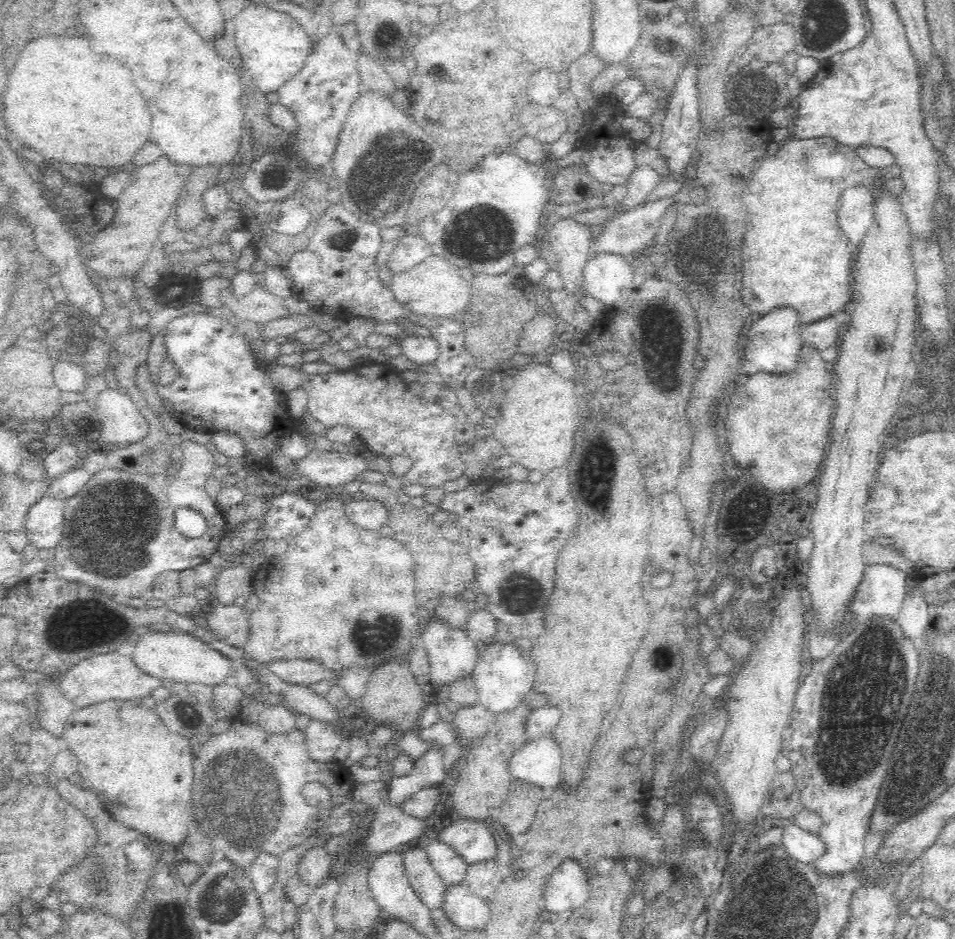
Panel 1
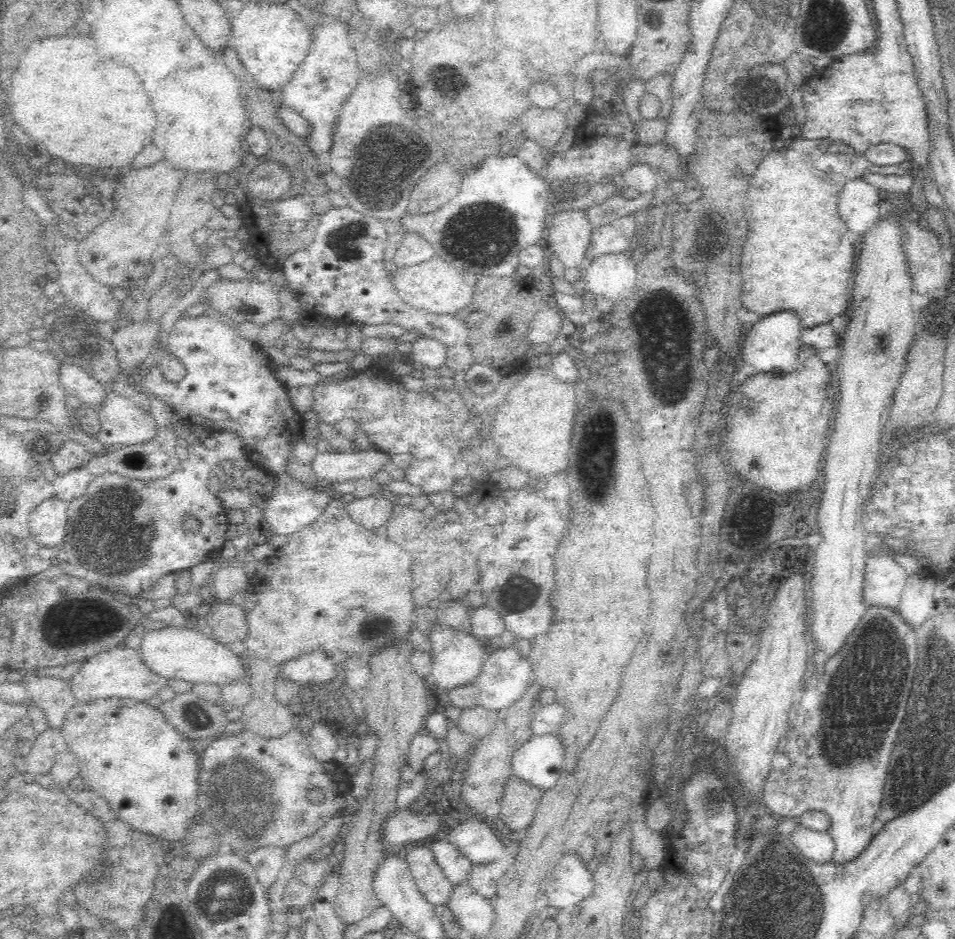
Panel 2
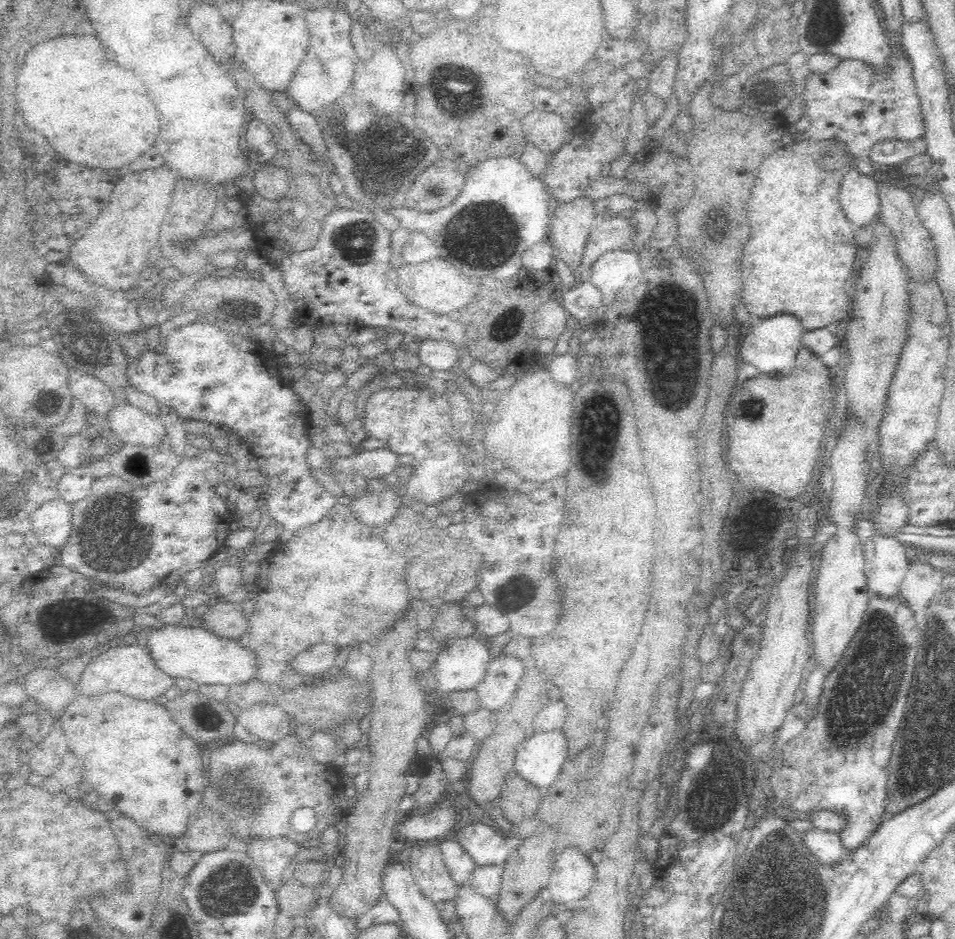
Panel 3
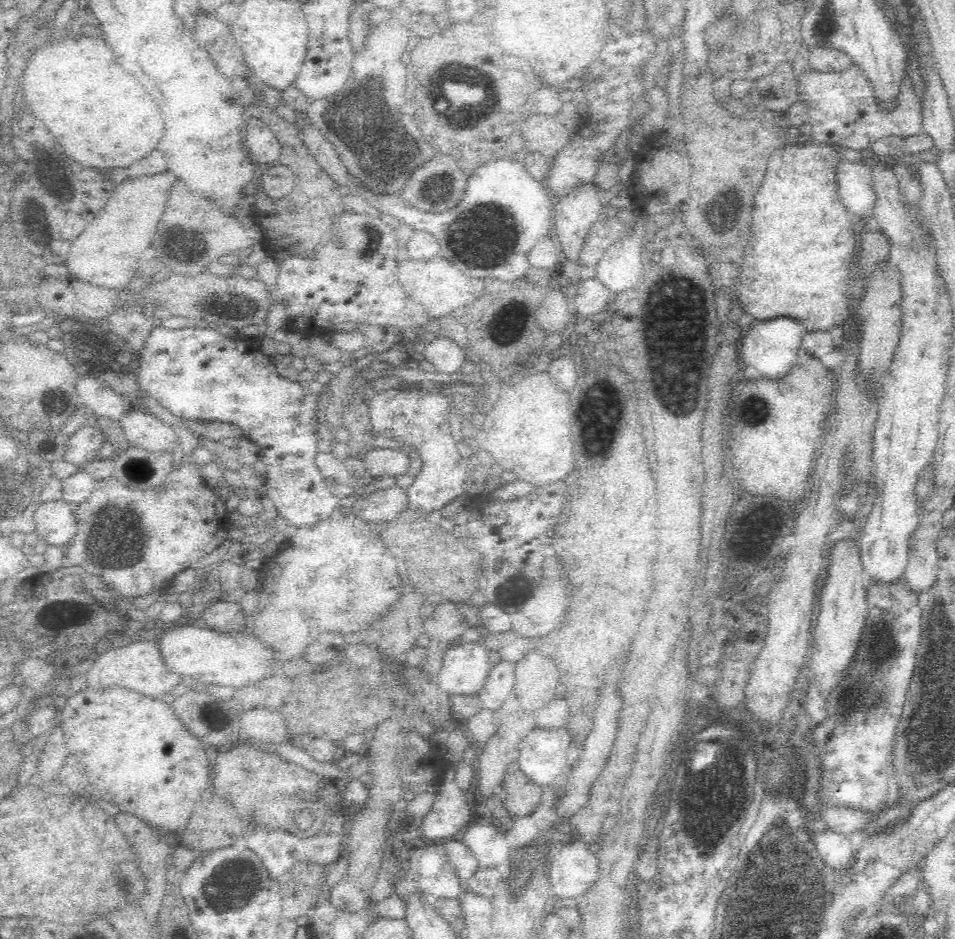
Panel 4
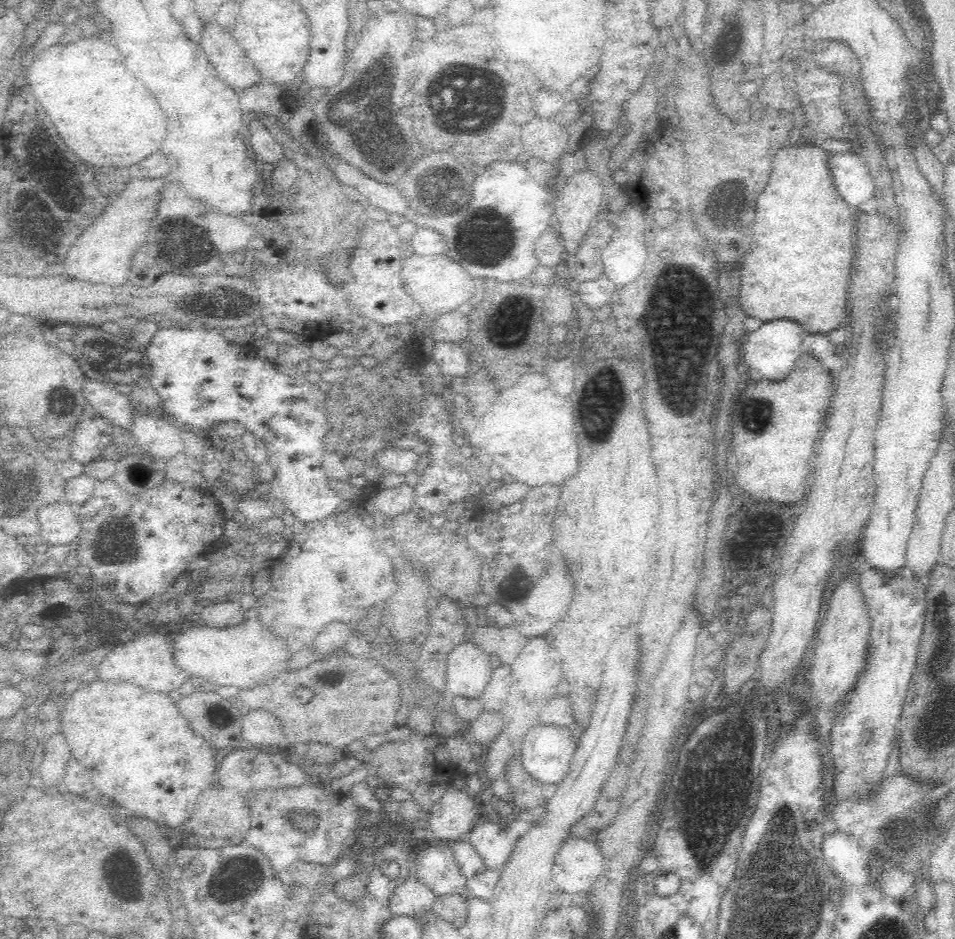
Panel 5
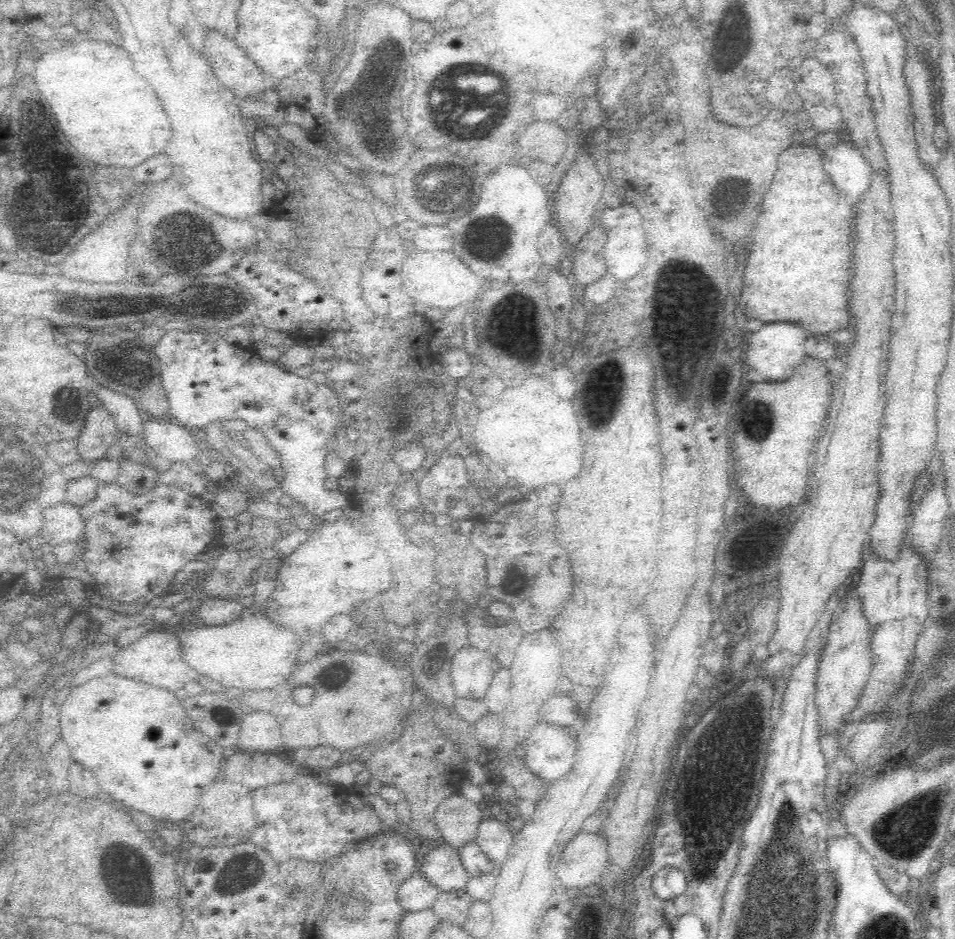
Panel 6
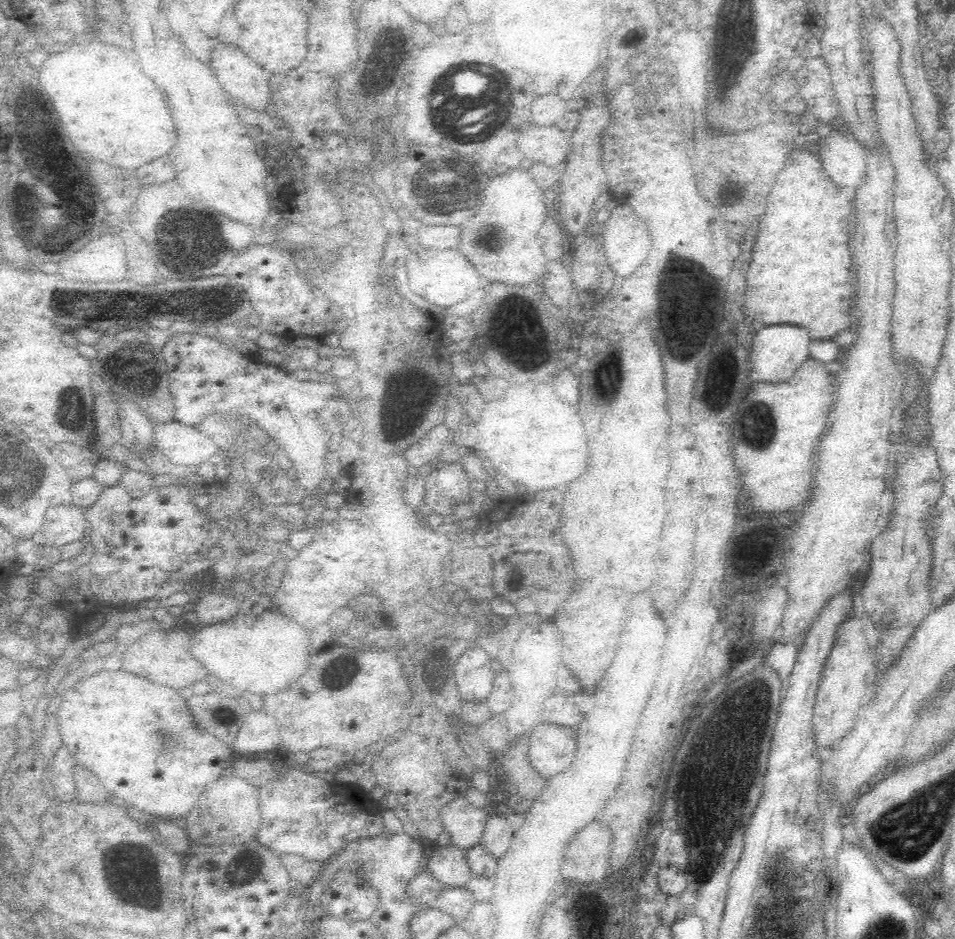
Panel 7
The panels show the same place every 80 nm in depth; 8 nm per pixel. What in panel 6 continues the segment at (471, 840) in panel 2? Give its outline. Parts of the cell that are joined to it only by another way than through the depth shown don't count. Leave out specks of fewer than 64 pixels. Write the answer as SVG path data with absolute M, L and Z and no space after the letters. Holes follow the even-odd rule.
M486 813L484 819L479 824L479 833L474 842L480 846L482 852L488 856L492 862L502 862L506 858L510 844L512 844L512 832L510 828L494 818L488 818L492 813Z

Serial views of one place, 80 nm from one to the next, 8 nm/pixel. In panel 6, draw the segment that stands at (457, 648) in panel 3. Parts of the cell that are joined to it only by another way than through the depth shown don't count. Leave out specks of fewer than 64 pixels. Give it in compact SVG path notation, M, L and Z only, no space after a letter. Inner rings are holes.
M462 648L453 656L450 676L460 698L484 698L494 670L492 658L476 648Z

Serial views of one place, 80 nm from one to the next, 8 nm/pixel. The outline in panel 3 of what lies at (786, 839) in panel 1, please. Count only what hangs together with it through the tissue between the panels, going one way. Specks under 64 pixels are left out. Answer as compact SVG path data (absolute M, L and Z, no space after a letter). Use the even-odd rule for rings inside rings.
M813 828L803 833L803 840L813 854L821 858L826 866L836 866L848 854L841 833Z

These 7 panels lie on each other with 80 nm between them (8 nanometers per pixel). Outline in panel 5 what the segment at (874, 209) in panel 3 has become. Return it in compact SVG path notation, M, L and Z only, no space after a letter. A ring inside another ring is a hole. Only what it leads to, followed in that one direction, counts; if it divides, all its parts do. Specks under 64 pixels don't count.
M856 152L830 154L828 170L838 188L838 194L850 204L858 206L868 200L875 190L875 182L868 170L865 158Z

